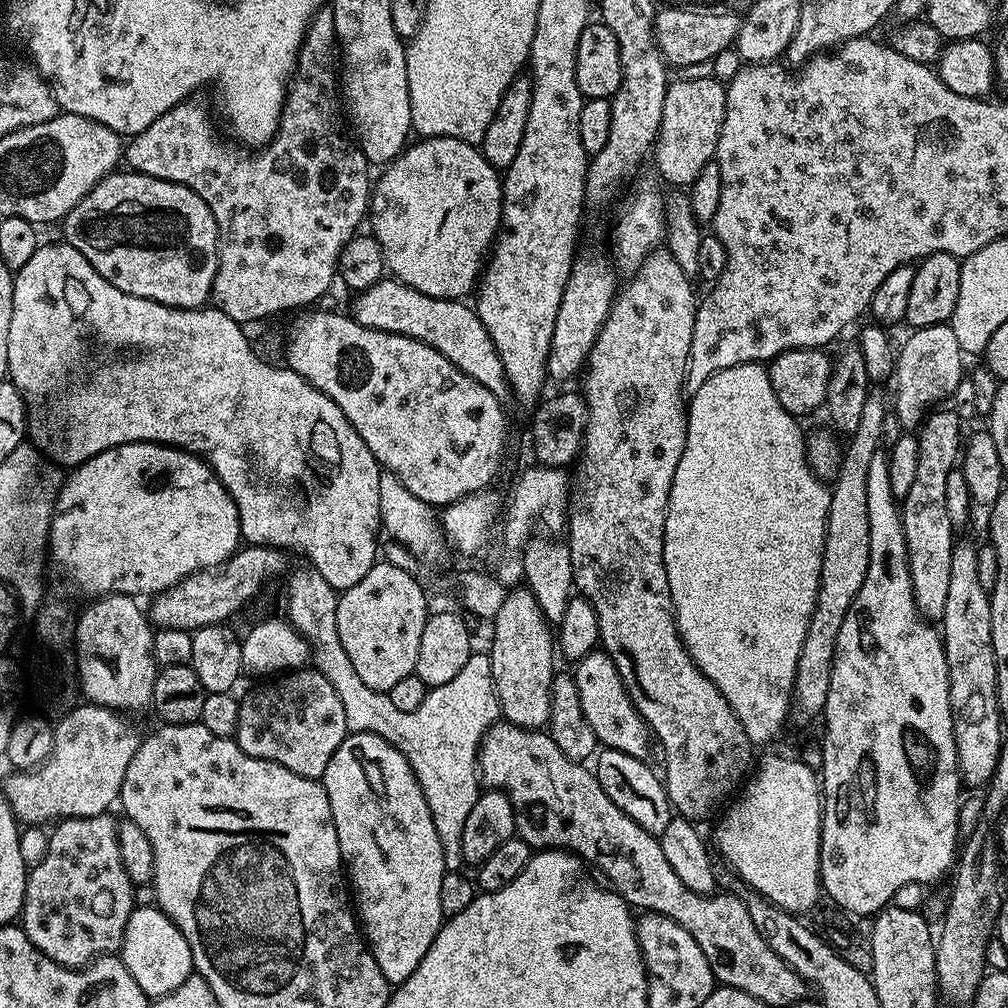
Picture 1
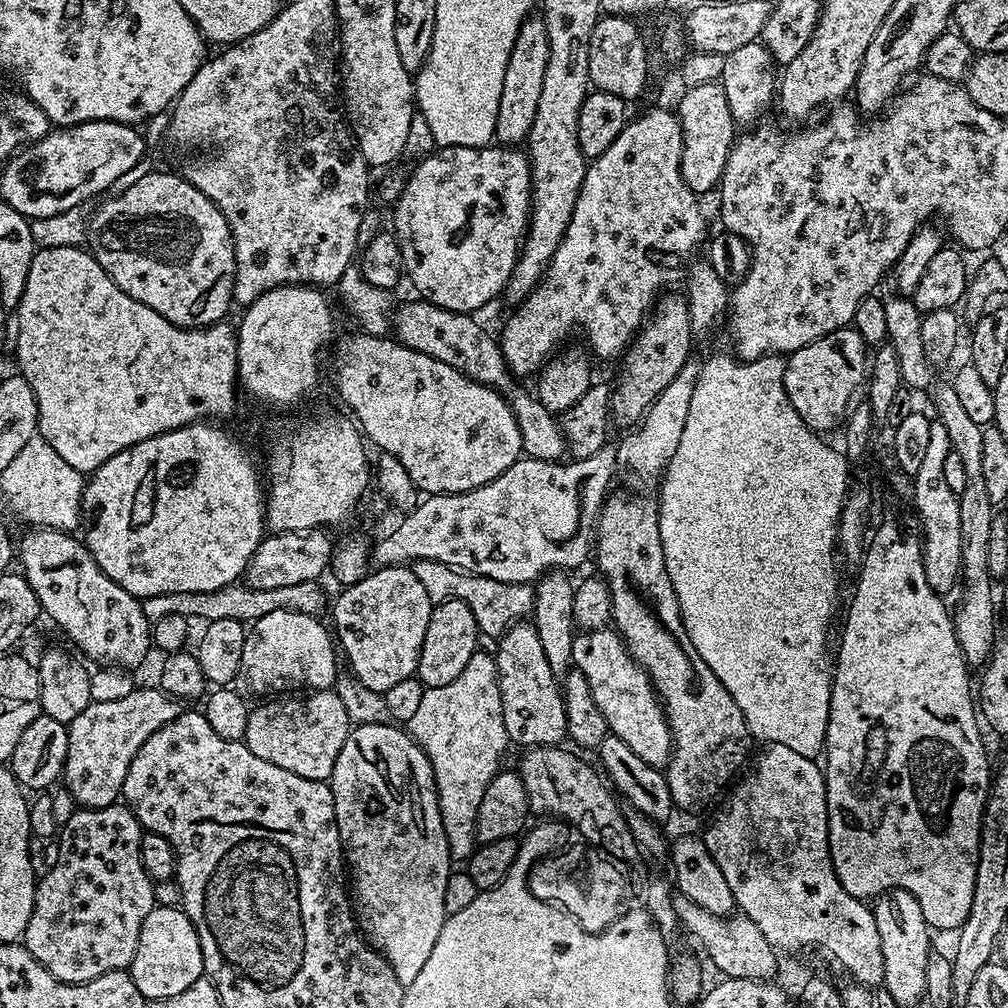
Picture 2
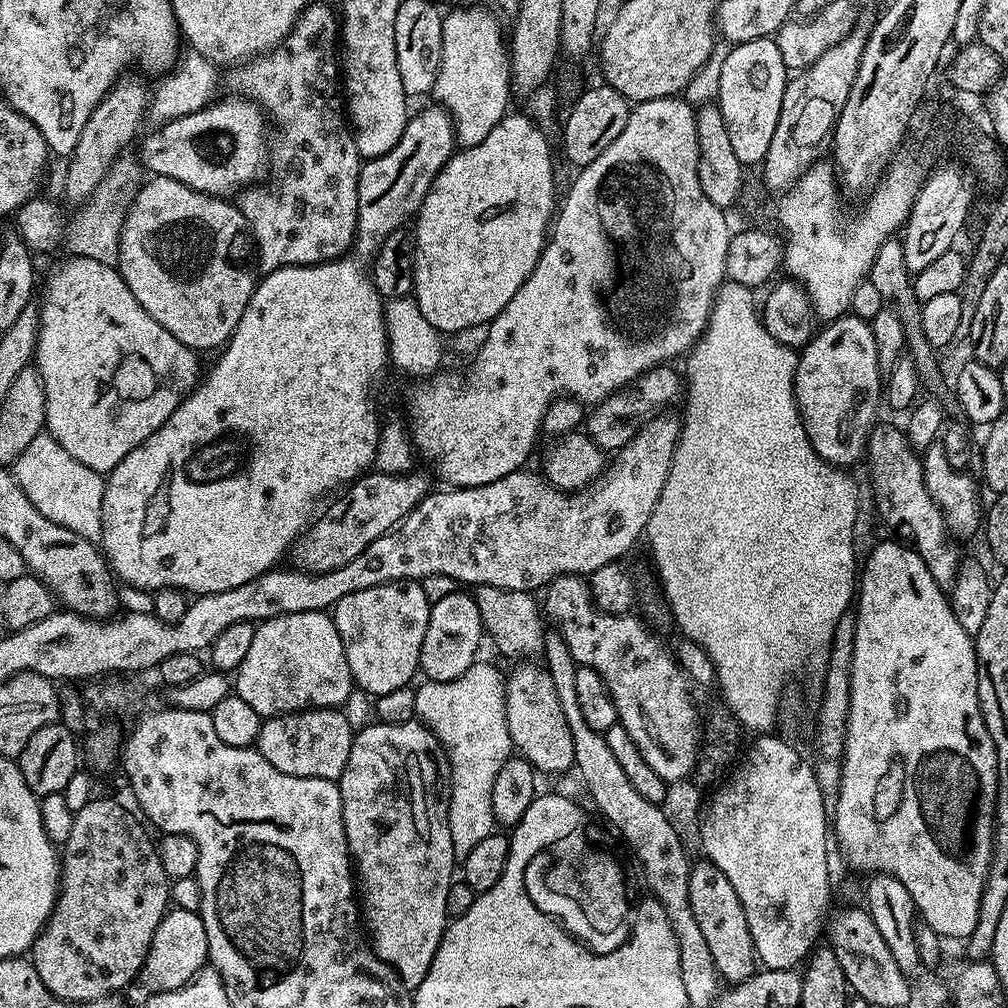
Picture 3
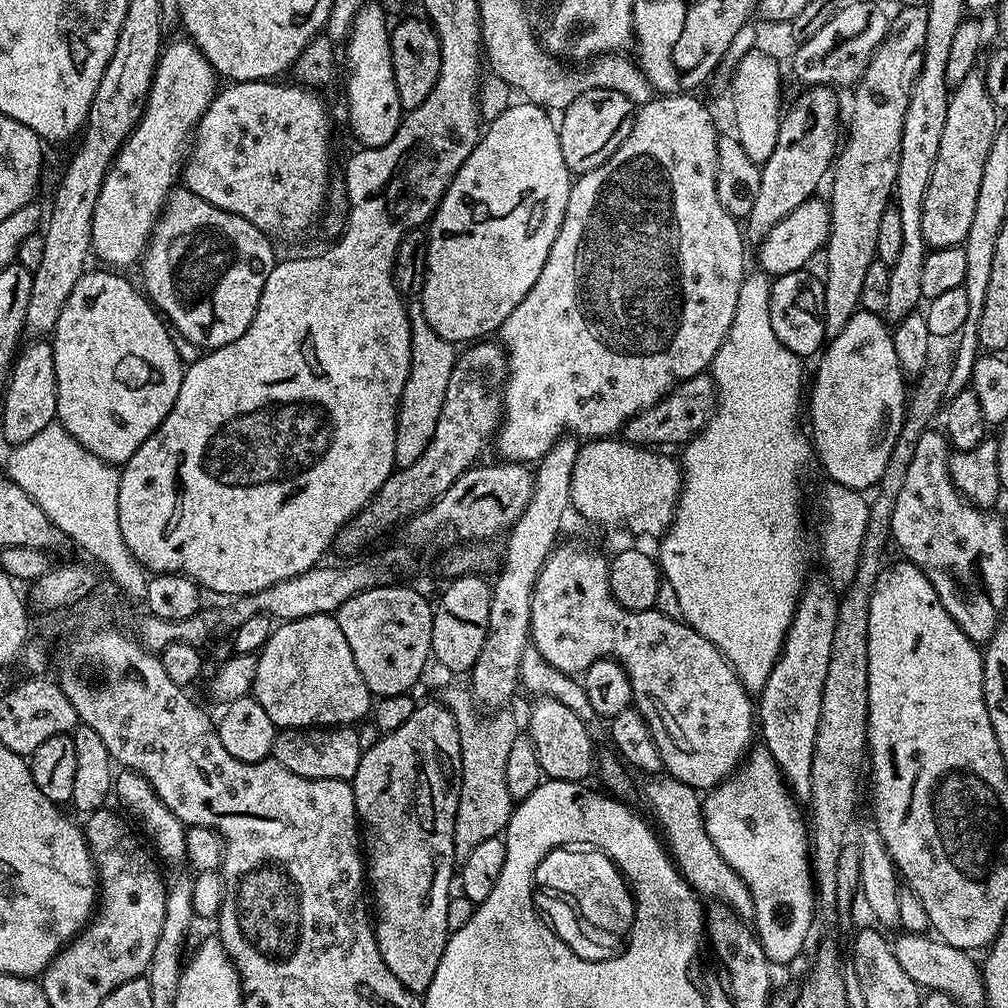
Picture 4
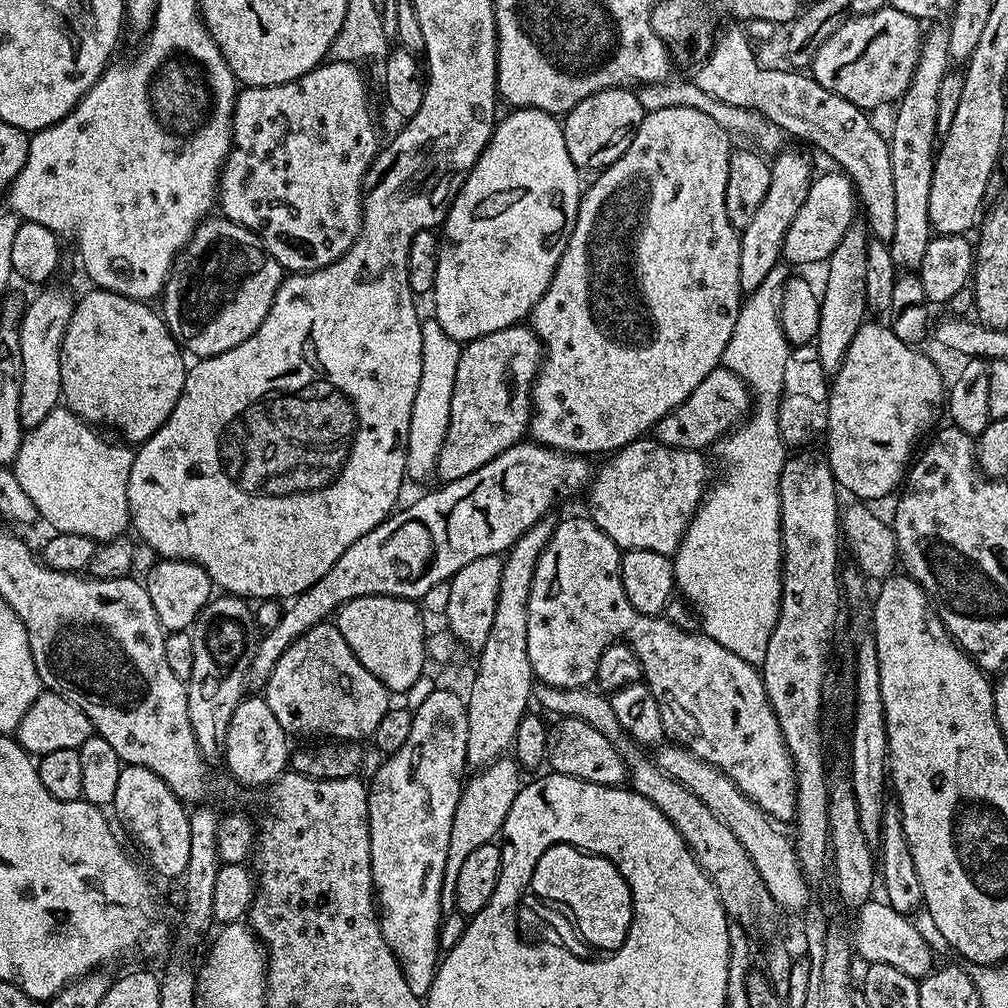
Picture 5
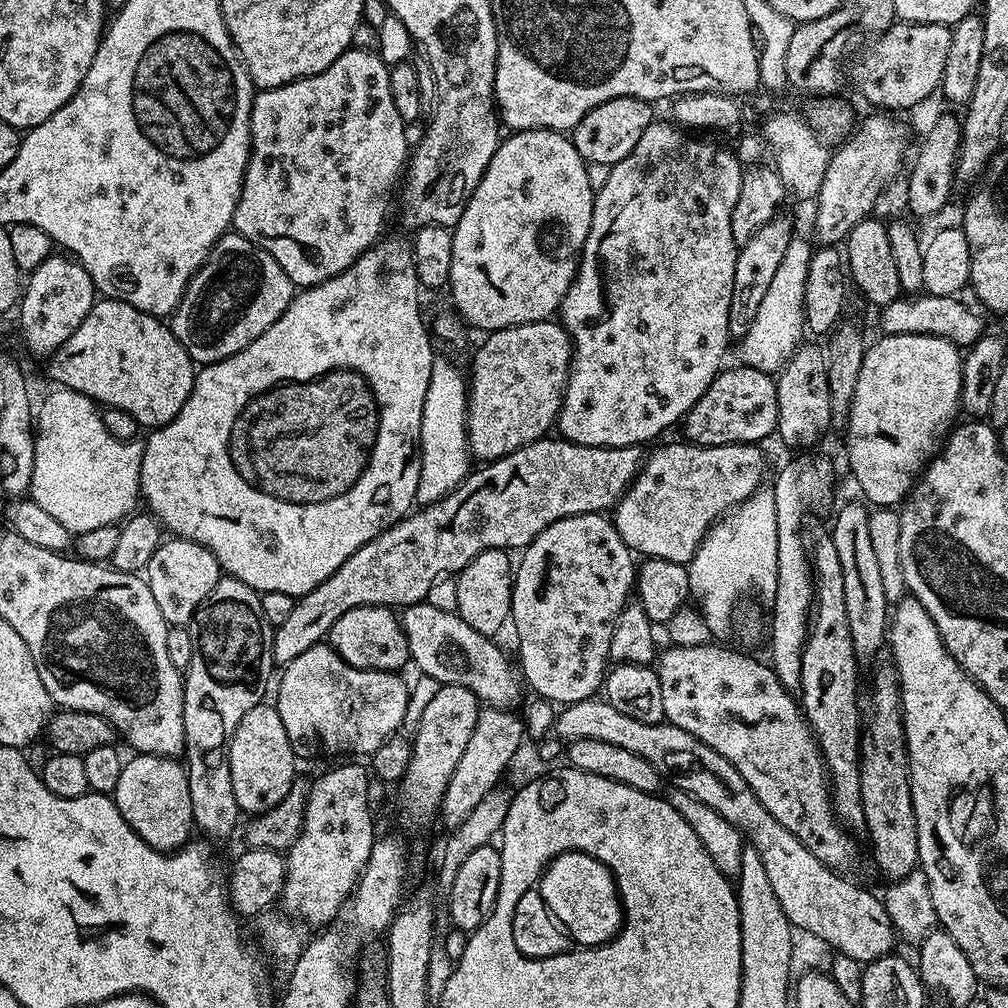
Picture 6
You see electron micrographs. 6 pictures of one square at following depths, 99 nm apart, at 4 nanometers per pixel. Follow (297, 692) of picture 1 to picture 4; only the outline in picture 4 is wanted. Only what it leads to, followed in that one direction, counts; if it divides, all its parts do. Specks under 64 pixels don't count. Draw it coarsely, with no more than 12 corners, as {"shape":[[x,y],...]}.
{"shape":[[285,728],[272,756],[302,778],[358,770],[357,729]]}

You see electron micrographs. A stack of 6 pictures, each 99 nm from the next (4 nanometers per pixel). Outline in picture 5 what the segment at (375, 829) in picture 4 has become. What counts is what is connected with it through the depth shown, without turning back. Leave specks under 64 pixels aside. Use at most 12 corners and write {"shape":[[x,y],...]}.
{"shape":[[434,690],[368,784],[378,919],[406,986],[440,967],[468,706]]}

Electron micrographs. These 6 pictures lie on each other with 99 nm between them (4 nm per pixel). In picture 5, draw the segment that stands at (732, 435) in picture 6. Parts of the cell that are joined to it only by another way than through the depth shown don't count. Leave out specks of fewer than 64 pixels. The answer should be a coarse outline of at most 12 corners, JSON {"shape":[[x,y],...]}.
{"shape":[[718,366],[656,424],[671,448],[711,449],[754,407]]}

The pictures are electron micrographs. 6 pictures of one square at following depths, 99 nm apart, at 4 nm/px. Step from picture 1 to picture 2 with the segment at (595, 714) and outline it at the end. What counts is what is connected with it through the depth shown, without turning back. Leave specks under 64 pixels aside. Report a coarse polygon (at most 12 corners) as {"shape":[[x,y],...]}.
{"shape":[[608,626],[574,638],[609,733],[663,769],[672,732],[656,689]]}

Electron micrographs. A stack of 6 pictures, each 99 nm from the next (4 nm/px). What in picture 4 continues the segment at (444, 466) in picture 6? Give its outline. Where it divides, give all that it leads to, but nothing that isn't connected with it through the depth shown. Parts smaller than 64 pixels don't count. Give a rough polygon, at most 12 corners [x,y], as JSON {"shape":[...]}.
{"shape":[[408,308],[412,357],[396,411],[405,468],[434,438],[457,349]]}

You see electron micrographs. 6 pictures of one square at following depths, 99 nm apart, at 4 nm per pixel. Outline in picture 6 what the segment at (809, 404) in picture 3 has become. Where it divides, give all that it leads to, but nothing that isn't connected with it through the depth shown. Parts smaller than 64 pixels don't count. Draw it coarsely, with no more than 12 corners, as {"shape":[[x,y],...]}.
{"shape":[[865,347],[848,468],[896,506],[961,411],[961,349]]}

